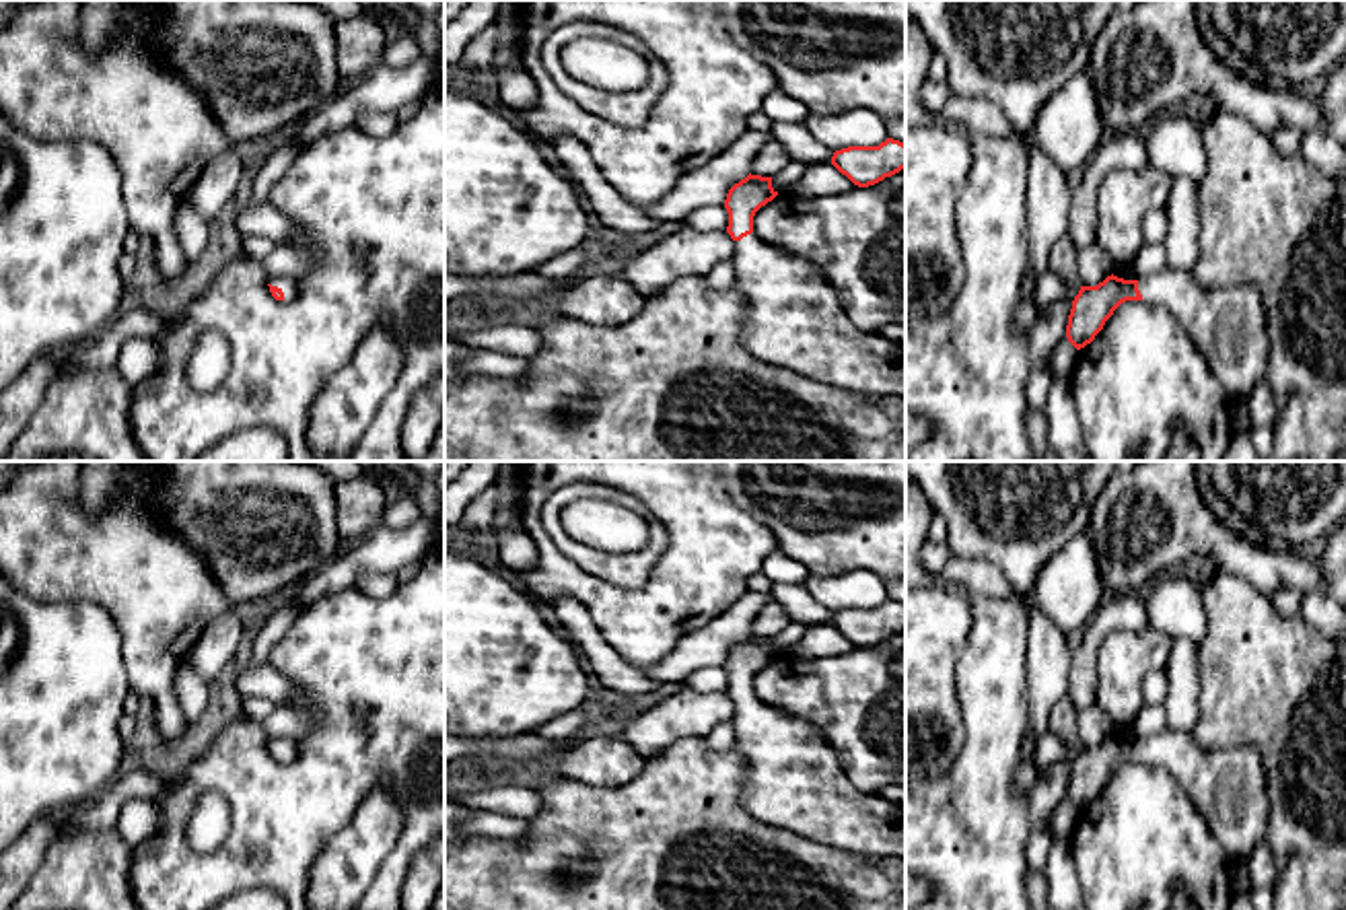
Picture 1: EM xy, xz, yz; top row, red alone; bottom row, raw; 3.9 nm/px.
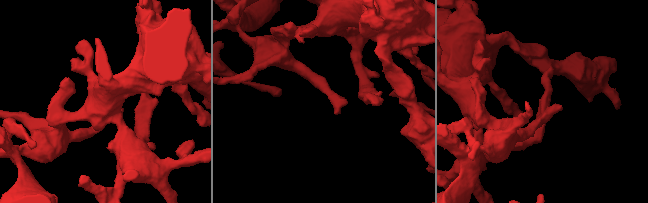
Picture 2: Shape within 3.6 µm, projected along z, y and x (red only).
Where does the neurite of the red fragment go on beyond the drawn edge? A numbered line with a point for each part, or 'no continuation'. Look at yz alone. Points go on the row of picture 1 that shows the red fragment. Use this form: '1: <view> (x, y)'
1: yz (1227, 326)

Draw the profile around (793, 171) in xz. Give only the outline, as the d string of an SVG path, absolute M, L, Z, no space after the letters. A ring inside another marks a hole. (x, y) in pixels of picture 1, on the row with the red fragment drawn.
M790 161L780 173L772 177L772 187L778 194L786 194L805 173L807 165Z

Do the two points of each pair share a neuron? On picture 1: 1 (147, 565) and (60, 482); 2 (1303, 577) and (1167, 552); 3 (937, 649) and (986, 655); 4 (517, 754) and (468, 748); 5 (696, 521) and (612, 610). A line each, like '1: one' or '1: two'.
1: one
2: one
3: two
4: one
5: one

